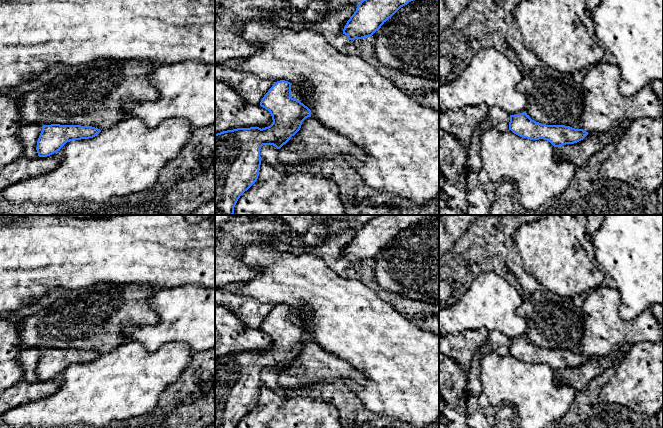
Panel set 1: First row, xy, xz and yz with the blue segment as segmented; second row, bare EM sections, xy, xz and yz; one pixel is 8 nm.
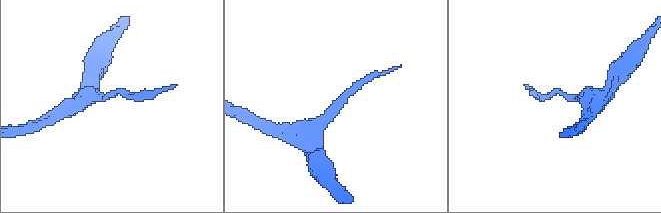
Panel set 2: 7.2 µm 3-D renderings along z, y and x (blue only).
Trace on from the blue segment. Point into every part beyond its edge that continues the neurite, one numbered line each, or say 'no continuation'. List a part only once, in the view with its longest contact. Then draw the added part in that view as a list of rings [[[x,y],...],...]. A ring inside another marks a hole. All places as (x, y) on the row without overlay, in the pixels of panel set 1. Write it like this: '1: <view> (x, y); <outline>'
no continuation

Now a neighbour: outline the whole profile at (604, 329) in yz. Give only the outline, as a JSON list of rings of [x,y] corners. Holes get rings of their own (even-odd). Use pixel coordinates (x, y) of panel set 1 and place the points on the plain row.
[[[600,286],[585,295],[581,309],[584,317],[584,355],[605,357],[623,343],[634,345],[660,340],[660,325],[651,309],[633,321],[623,321],[619,315],[619,303],[617,288]]]

